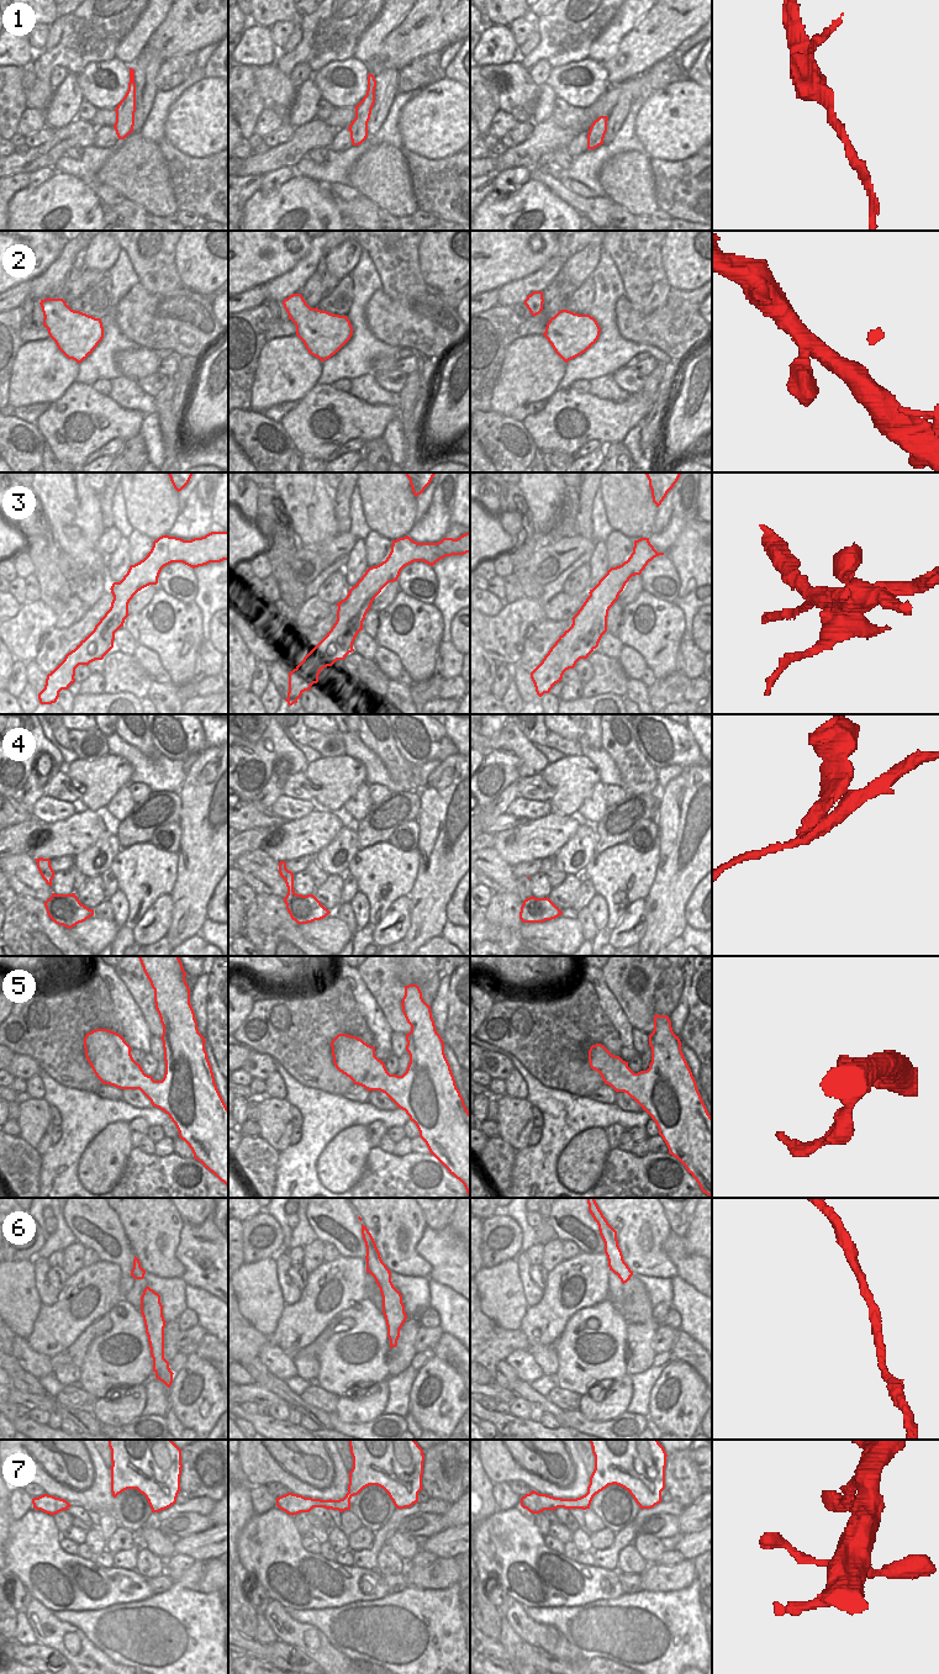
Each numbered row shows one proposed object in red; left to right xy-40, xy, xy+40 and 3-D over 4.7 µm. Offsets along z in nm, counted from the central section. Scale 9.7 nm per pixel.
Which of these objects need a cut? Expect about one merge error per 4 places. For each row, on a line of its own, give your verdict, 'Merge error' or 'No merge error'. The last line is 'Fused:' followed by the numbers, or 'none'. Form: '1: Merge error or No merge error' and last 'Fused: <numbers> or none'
1: No merge error
2: No merge error
3: Merge error
4: No merge error
5: No merge error
6: No merge error
7: No merge error
Fused: 3.

